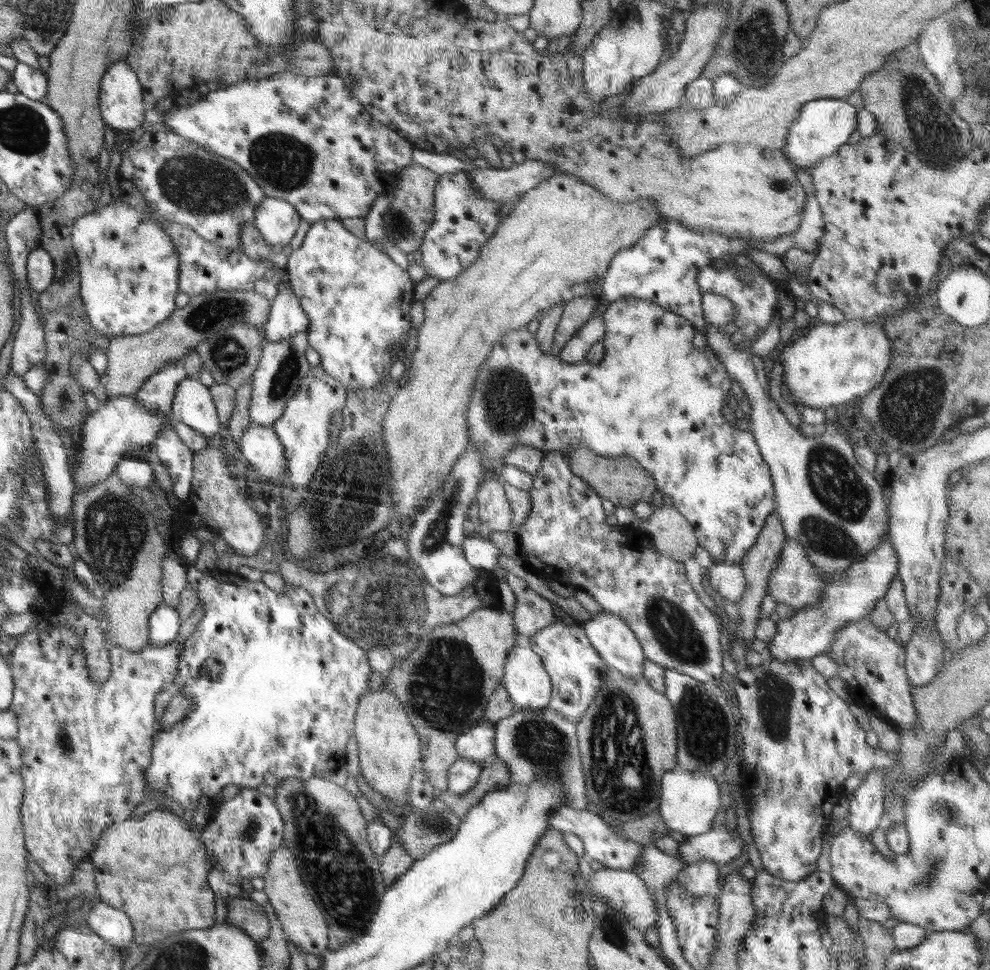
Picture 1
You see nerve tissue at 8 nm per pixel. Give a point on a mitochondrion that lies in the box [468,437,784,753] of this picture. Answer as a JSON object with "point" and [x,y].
{"point":[675,633]}

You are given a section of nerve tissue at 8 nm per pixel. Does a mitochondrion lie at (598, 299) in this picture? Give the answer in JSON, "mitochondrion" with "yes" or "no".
{"mitochondrion":"no"}

